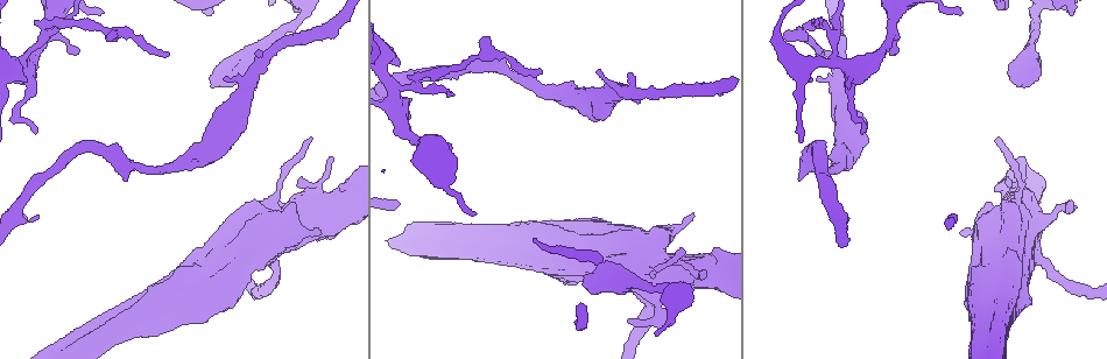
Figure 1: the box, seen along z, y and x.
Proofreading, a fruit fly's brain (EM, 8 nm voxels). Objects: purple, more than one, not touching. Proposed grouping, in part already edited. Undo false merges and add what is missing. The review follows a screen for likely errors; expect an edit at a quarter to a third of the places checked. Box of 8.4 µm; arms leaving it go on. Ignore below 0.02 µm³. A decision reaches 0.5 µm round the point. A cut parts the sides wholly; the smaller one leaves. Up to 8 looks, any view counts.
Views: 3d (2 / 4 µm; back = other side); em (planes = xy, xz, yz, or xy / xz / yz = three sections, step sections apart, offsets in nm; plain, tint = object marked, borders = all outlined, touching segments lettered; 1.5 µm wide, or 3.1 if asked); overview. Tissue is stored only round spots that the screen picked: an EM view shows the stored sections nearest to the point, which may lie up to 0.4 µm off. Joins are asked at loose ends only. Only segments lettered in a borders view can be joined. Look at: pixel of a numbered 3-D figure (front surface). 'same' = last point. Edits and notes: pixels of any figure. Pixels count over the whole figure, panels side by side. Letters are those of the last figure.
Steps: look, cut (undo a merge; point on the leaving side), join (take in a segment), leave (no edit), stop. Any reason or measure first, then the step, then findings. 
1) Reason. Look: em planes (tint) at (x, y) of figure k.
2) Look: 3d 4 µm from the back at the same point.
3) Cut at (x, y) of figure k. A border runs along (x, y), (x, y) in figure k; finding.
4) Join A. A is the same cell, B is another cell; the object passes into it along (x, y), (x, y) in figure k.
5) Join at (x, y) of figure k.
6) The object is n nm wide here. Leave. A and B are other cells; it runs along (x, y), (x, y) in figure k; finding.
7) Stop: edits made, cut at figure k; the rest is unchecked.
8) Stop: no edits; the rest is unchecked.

Abrupt turn. Look: 3d 2 µm at (659, 312) of figure 1.

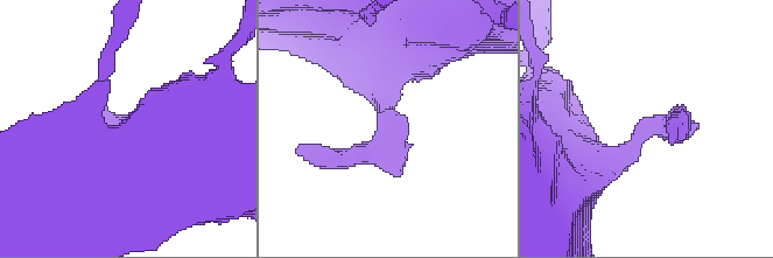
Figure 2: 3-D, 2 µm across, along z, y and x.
Look: em xy step 8 (tint) at (386, 122) of figure 2.

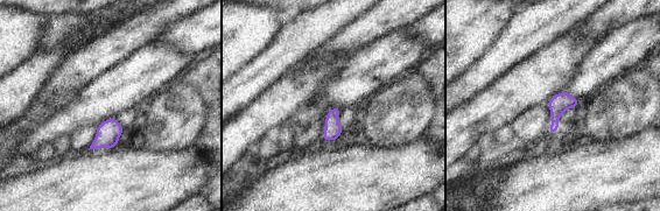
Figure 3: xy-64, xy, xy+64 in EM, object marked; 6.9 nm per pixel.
Cut it another way. Look: em planes (borders) at the same point.

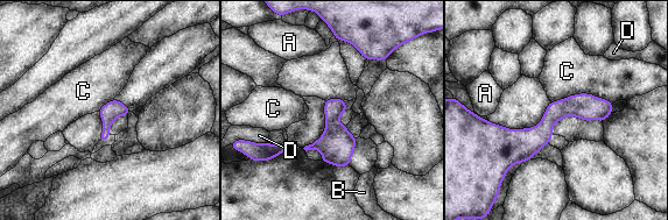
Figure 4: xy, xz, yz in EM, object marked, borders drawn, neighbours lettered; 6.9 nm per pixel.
Leave. A, B, C and D are other cells; it runs along (610, 105), (563, 107), (533, 136), (489, 125) in figure 4; one cell here.

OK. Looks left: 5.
Branch stops here. Look: em planes (borders) at (256, 54) of figure 1.

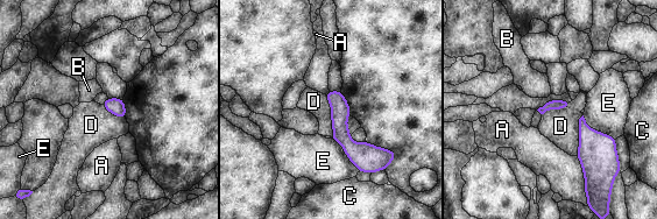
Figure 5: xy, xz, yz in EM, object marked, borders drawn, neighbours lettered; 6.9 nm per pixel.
Leave. A, B, C, D and E are other cells; a border runs along (324, 94), (330, 106), (332, 136) in figure 5; no lettered segment goes on from it.

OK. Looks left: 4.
Three arms meet. Look: em planes (borders) at (834, 38) of figure 1.

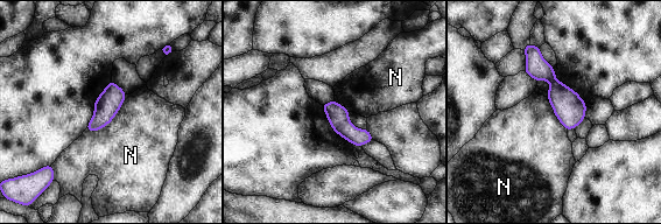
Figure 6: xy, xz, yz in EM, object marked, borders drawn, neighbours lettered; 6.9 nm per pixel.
Cut at (536, 68) of figure 6. N is another cell; a border runs along (555, 78), (549, 82) in figure 6; two cells meet here.

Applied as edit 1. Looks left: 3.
Stop: edits made, cut at figure 6; the rest is unchecked.

